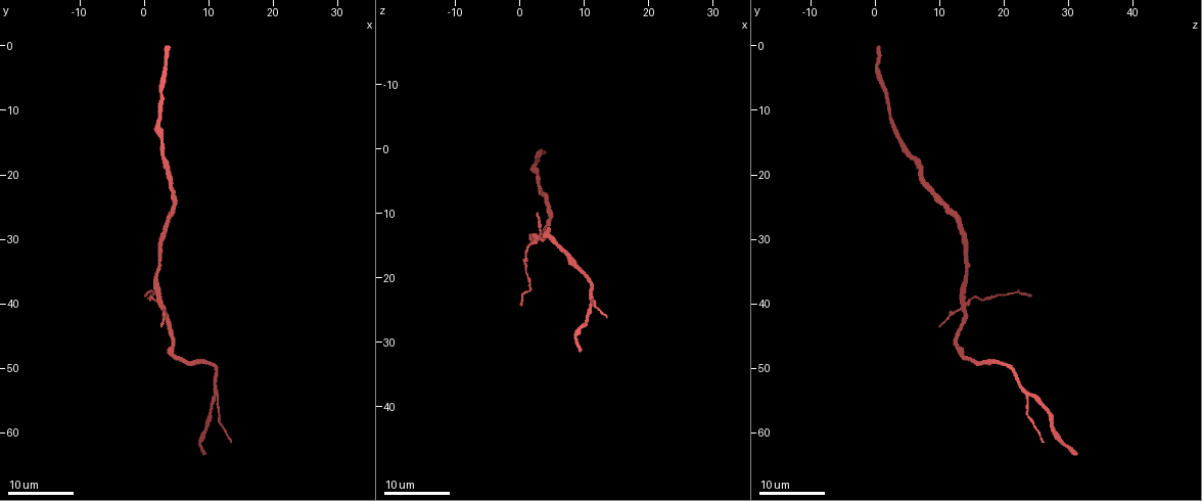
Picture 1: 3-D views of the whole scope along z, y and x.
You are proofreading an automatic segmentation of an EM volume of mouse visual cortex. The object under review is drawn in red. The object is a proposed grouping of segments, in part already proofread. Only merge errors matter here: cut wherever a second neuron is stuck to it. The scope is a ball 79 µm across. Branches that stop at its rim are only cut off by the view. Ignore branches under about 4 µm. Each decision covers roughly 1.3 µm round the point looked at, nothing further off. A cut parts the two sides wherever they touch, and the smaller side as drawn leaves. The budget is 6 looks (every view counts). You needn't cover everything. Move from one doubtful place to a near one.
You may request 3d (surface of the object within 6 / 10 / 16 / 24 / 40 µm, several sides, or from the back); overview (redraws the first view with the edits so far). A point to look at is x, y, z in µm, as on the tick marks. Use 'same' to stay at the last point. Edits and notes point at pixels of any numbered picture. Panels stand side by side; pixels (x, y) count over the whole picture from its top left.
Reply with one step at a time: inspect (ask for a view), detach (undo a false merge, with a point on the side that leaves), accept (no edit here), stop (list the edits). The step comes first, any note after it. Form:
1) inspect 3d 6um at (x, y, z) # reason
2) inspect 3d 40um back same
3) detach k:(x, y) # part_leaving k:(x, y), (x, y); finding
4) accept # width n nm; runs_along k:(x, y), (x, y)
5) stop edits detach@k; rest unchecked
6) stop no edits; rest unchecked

inspect 3d 16um at (11.0, 54.5, 24.0) # three arms meet

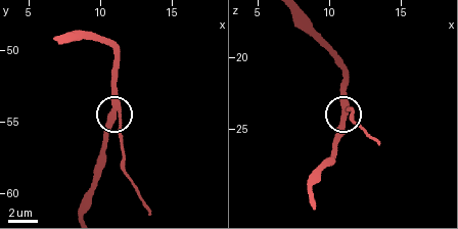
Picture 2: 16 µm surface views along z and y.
inspect 3d 10um at (11.0, 54.4, 24.2) # closer look

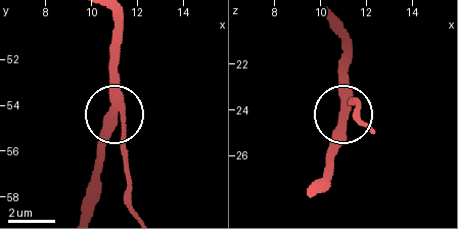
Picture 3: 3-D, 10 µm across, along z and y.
accept # width 340 nm; continuous, no second neuron

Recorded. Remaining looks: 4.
inspect 3d 24um at (2.0, 40.0, 15.0)

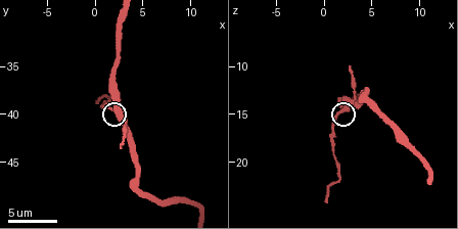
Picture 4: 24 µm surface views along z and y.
inspect 3d 10um same

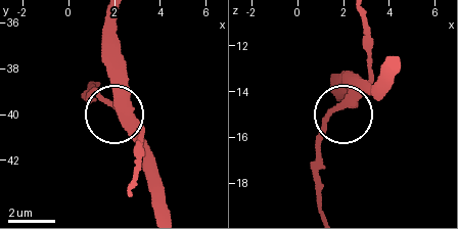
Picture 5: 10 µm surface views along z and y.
inspect 3d 6um same # closer look

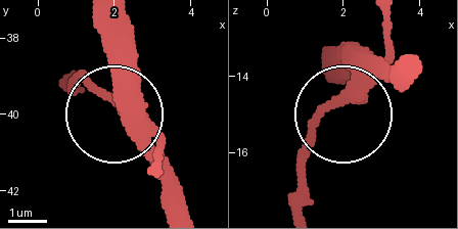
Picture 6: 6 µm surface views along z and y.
detach 6:(99, 90) # two neurons meet here

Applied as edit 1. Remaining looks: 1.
stop edits detach@6; rest unchecked

